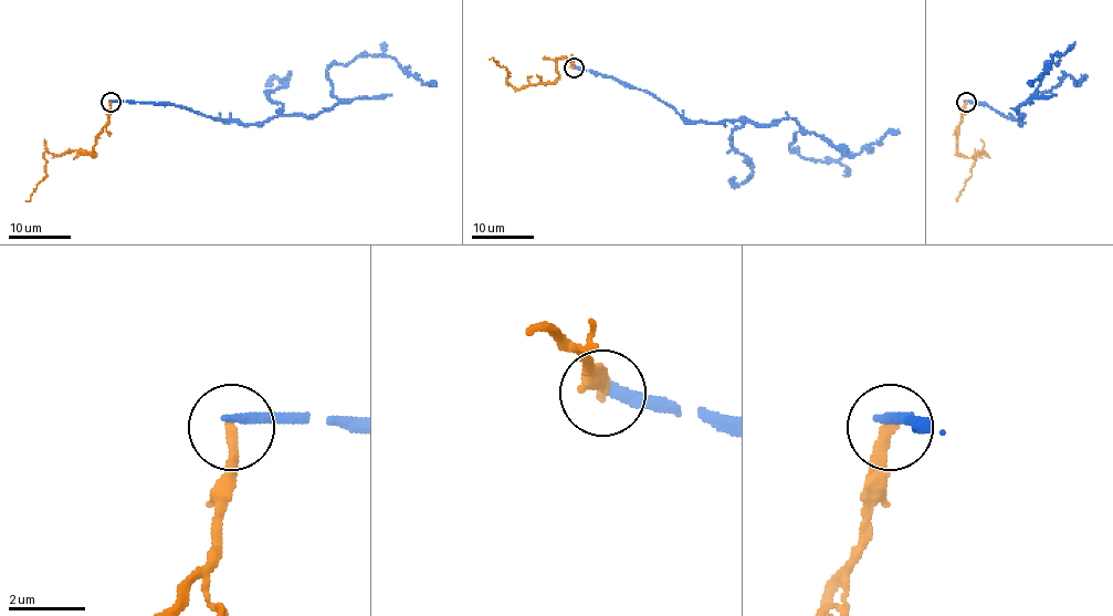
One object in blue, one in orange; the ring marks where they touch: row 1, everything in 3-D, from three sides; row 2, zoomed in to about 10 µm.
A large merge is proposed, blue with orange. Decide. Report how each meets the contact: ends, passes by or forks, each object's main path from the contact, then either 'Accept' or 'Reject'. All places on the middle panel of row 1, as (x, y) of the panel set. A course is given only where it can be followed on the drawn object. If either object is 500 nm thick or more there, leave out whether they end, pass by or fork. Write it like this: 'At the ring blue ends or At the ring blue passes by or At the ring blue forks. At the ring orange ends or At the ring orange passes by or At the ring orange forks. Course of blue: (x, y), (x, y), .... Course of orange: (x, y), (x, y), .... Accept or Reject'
At the ring blue ends. At the ring orange ends. Course of blue: (574, 66), (649, 92), (694, 123), (791, 117), (800, 131), (790, 147), (821, 162), (900, 132). Course of orange: (574, 66), (558, 58), (558, 76), (552, 82), (523, 89), (512, 86), (508, 71), (489, 59). Reject

